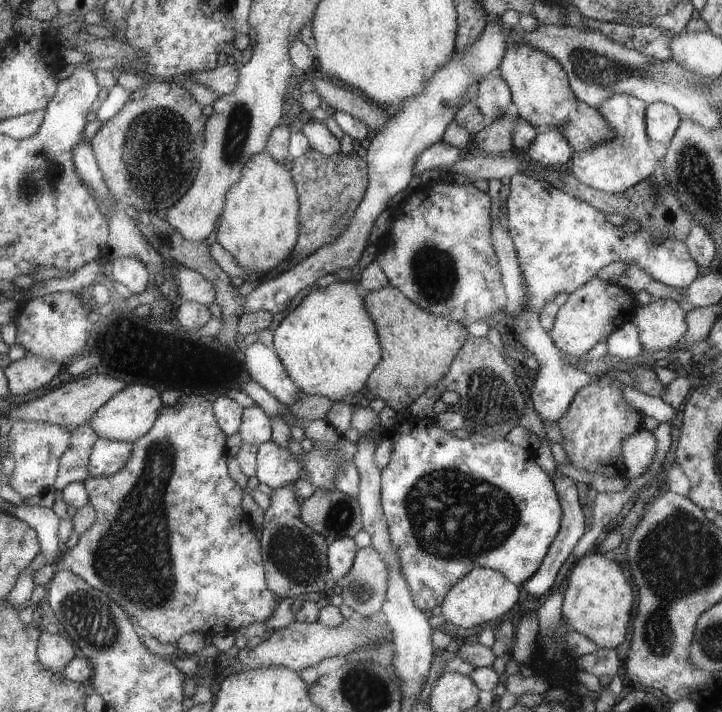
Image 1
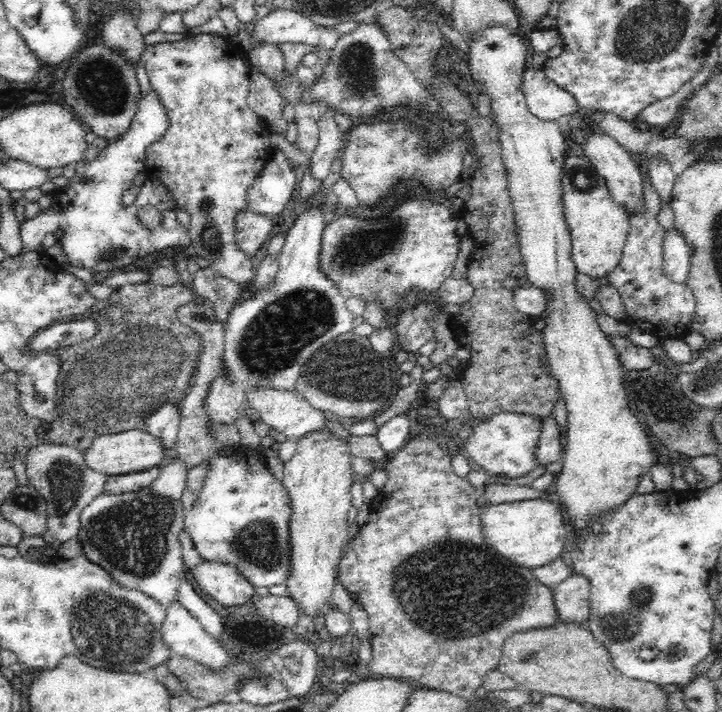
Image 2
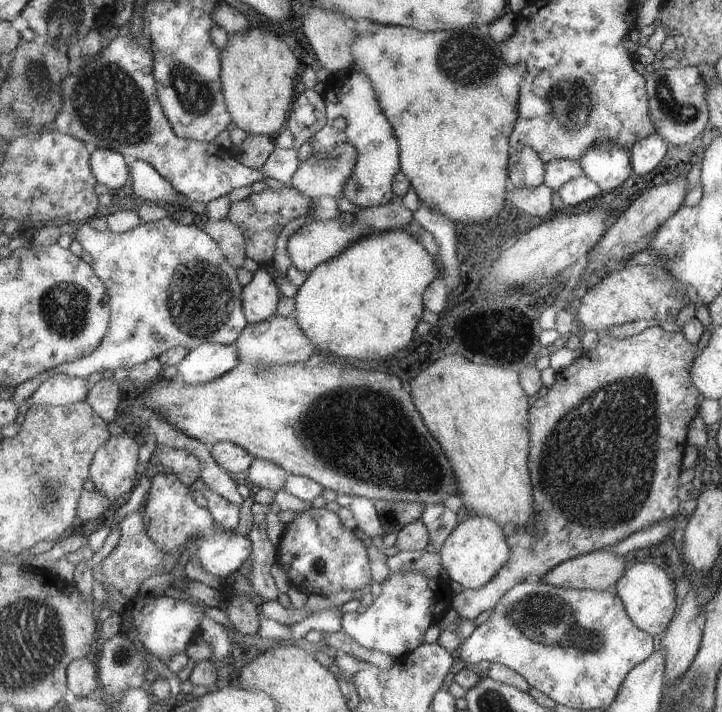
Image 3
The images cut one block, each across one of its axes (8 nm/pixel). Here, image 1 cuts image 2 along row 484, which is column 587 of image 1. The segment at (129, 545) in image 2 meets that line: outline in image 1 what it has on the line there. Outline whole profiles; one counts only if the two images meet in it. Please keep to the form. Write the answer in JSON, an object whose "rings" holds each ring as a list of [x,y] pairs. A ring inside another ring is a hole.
{"rings":[[[615,93],[596,109],[614,129],[614,137],[584,151],[575,151],[572,160],[572,174],[593,188],[608,193],[622,193],[634,187],[654,173],[661,159],[655,156],[649,144],[646,129],[648,104],[629,93]]]}

